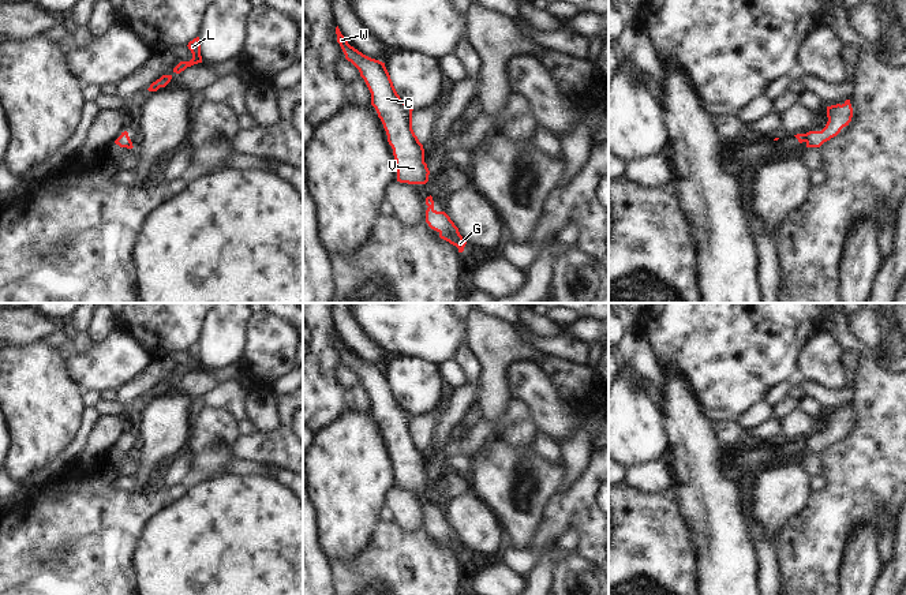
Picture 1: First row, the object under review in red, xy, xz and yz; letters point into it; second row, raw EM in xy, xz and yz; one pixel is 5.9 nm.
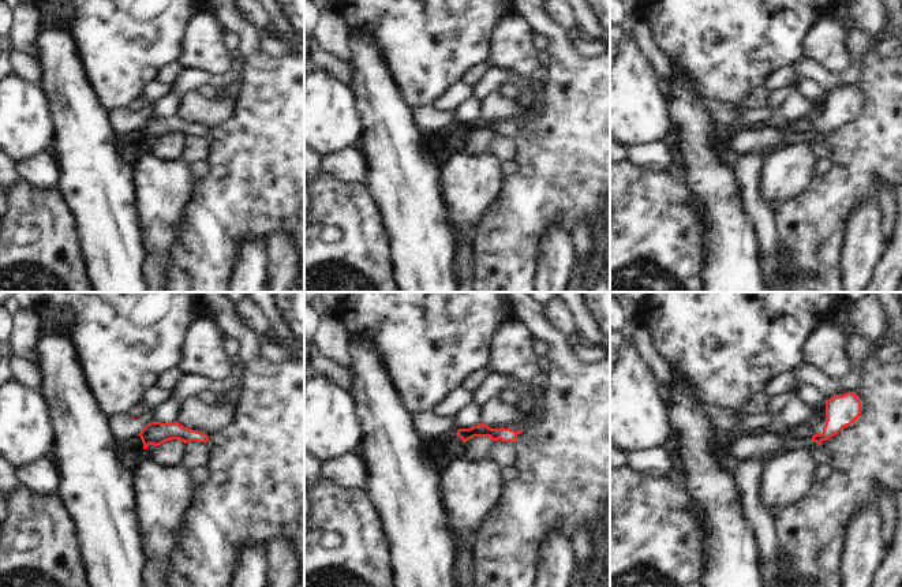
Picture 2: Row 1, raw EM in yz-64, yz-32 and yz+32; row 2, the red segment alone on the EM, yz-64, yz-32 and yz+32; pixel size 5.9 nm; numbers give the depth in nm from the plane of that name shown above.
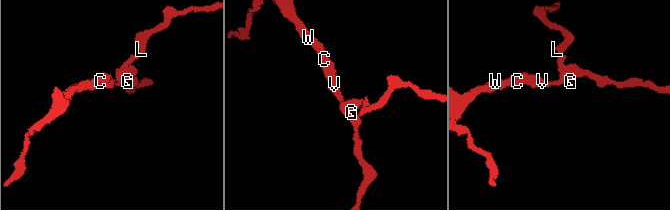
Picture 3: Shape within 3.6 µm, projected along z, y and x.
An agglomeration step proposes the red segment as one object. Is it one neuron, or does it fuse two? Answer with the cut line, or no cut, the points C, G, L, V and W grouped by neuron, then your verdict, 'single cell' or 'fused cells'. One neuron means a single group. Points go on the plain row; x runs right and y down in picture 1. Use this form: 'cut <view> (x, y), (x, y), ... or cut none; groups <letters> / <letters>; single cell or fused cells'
cut none; groups C G L V W; single cell

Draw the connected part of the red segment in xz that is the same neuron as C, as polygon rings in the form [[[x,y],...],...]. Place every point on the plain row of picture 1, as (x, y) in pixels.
[[[336,333],[337,348],[345,364],[360,378],[393,454],[397,487],[408,490],[426,490],[430,476],[424,468],[424,454],[412,435],[412,413],[397,400],[385,368],[371,364],[353,352]]]

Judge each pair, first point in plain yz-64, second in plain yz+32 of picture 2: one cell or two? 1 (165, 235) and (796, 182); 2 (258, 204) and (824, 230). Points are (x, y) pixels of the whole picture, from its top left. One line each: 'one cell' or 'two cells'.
1: one cell
2: one cell

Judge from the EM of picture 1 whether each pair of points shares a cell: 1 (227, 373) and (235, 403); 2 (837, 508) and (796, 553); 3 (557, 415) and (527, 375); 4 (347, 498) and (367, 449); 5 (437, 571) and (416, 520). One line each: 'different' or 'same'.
1: different
2: same
3: same
4: same
5: different

